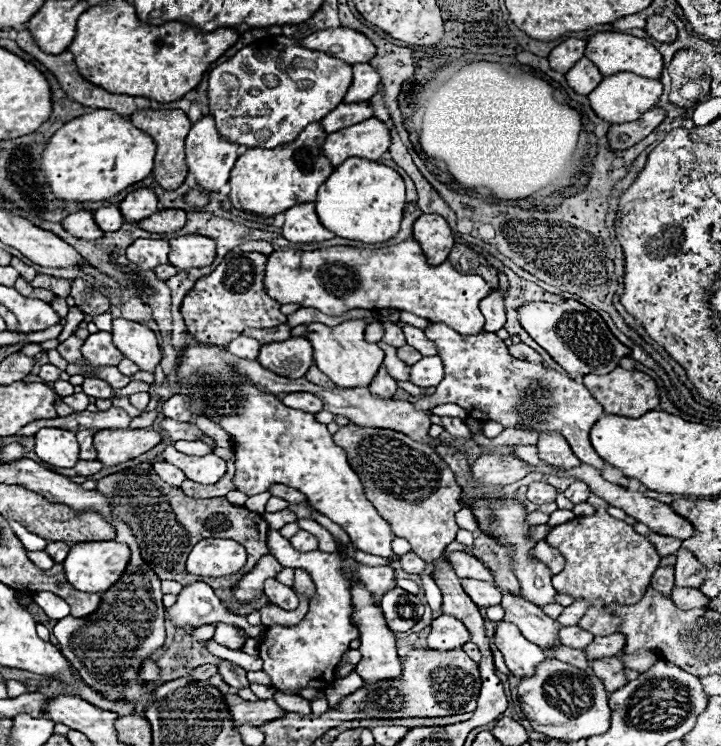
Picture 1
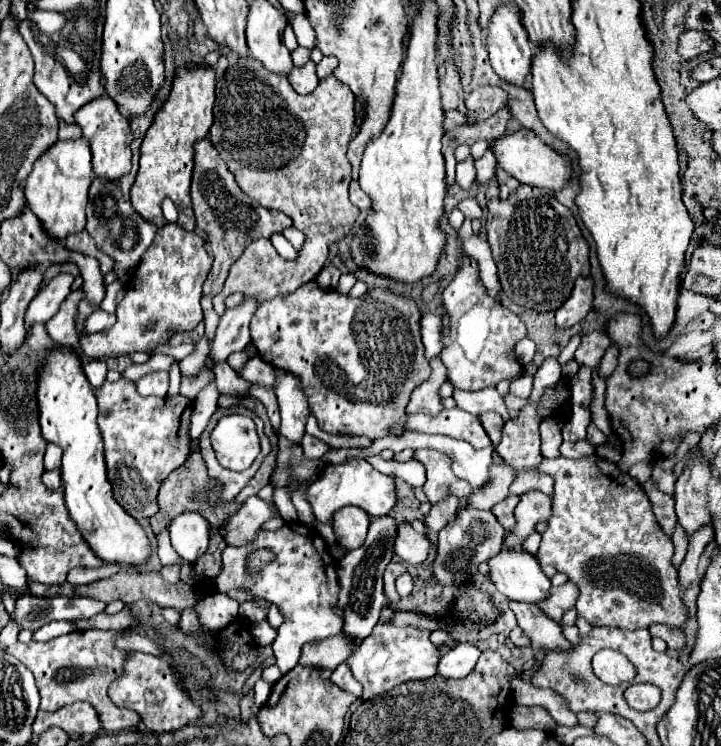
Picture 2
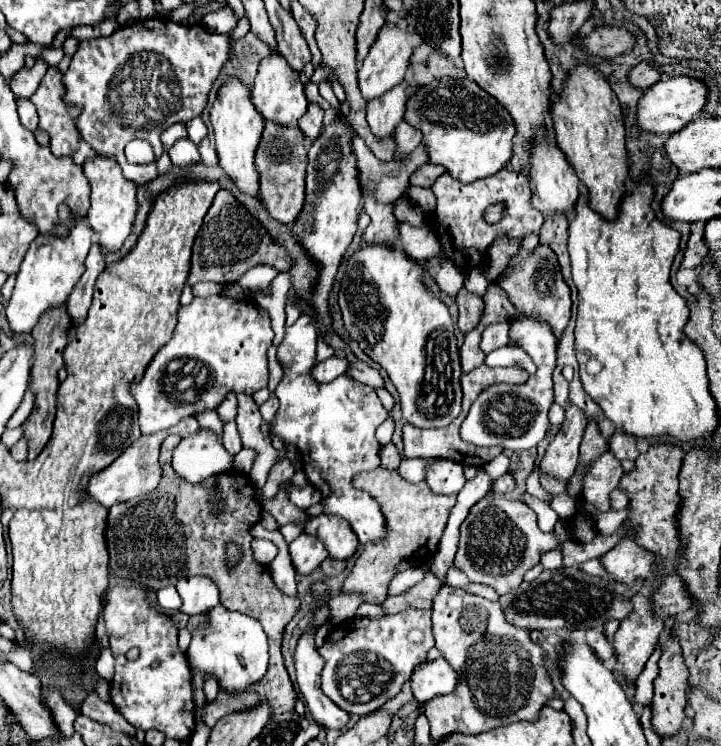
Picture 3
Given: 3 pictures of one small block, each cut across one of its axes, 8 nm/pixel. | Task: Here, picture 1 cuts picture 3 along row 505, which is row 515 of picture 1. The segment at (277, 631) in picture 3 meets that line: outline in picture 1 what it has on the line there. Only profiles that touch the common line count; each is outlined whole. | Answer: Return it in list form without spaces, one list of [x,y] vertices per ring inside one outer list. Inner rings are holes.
[[[140,462],[132,468],[120,470],[116,474],[110,474],[102,480],[98,480],[98,490],[106,494],[112,500],[112,512],[120,520],[126,520],[132,528],[132,534],[136,536],[136,542],[140,544],[144,560],[150,564],[150,568],[156,572],[160,580],[176,580],[180,584],[190,584],[196,580],[202,580],[202,576],[192,576],[186,572],[186,558],[194,544],[204,540],[204,536],[228,536],[248,550],[248,562],[246,566],[228,578],[204,578],[206,584],[212,586],[216,596],[226,604],[226,608],[234,610],[240,616],[248,616],[250,612],[256,612],[264,606],[270,606],[270,600],[256,600],[258,604],[244,604],[238,602],[232,594],[232,588],[236,582],[240,582],[240,576],[250,572],[250,568],[256,566],[256,562],[268,554],[266,546],[266,534],[268,524],[266,520],[246,508],[232,506],[226,498],[212,498],[212,500],[192,500],[190,496],[184,496],[180,488],[168,486],[160,480],[160,476],[152,470],[150,462]]]

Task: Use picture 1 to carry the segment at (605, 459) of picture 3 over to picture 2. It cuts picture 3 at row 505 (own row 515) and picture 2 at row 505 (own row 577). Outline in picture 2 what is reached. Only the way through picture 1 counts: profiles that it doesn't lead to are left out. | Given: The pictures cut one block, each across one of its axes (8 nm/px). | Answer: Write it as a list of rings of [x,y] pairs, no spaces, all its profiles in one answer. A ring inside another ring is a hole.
[[[598,454],[582,458],[544,458],[536,472],[554,478],[554,508],[548,528],[542,534],[538,560],[552,564],[558,572],[564,572],[572,582],[578,584],[580,596],[576,602],[578,616],[586,618],[592,626],[612,626],[620,630],[648,628],[652,624],[686,626],[686,606],[680,600],[680,584],[676,582],[676,568],[670,564],[674,554],[672,540],[658,526],[652,504],[644,494],[642,486],[622,472],[614,462],[600,458]]]

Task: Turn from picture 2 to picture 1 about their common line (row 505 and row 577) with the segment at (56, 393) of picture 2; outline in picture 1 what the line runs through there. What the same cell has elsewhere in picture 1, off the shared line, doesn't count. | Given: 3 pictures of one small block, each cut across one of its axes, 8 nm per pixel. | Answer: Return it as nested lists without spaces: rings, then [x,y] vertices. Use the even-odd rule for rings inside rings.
[[[108,540],[108,542],[78,542],[70,548],[70,552],[64,560],[64,570],[66,570],[68,582],[76,590],[88,592],[88,594],[102,594],[122,576],[128,560],[130,560],[130,548],[126,544],[120,544],[120,542],[114,542],[114,540]]]

